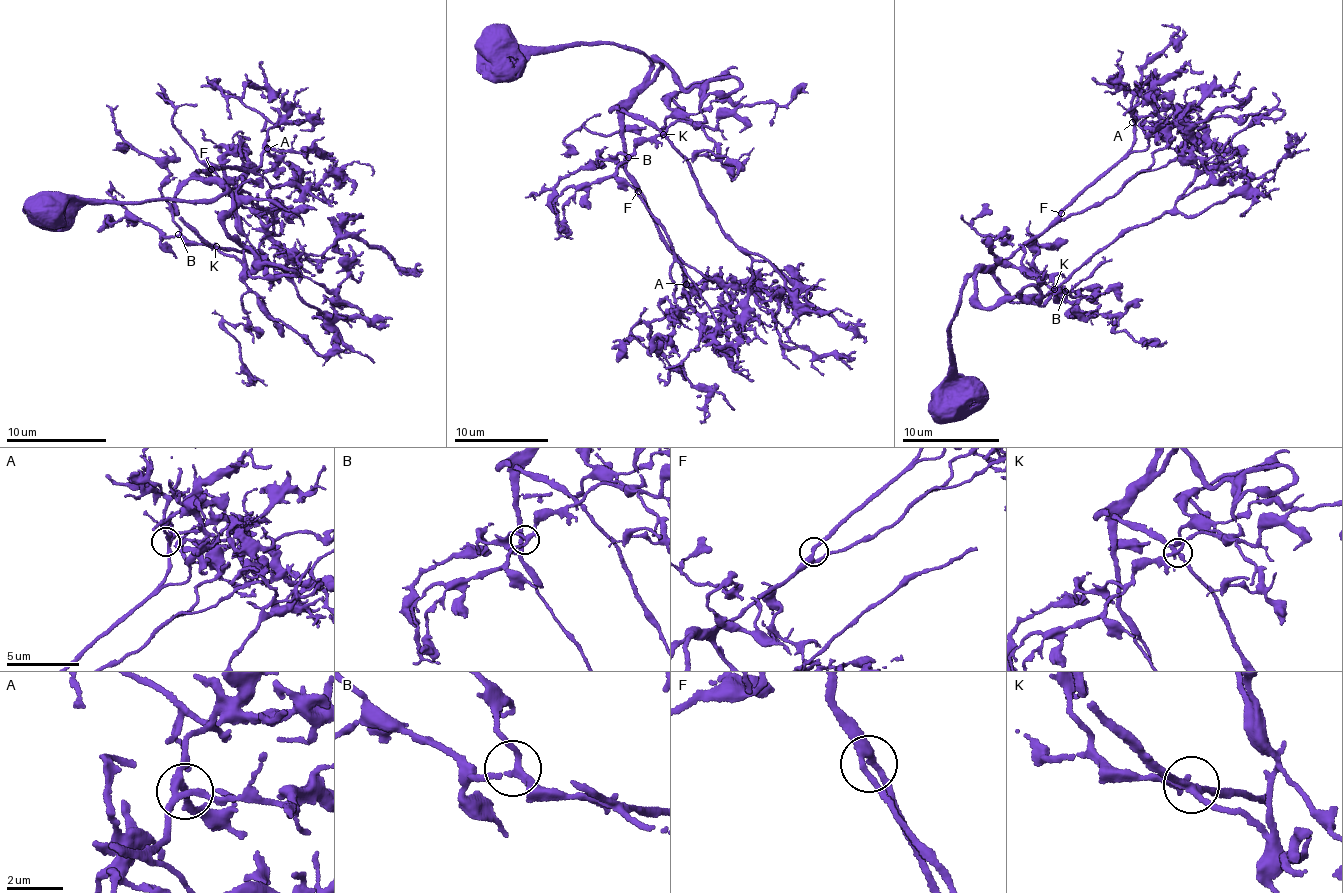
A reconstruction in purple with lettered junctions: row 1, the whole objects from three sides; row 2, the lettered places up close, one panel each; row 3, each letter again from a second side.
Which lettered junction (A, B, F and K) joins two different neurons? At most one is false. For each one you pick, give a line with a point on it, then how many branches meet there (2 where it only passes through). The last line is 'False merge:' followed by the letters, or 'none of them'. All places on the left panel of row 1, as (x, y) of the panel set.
False merge: none of them

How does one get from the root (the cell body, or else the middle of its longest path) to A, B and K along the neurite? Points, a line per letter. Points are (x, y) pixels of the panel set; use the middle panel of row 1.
A: (612, 109), (621, 121), (624, 162), (673, 248), (686, 284)
B: (612, 109), (613, 106), (642, 116), (659, 131), (648, 139), (643, 138), (628, 157)
K: (612, 109), (613, 106), (647, 117), (663, 135)

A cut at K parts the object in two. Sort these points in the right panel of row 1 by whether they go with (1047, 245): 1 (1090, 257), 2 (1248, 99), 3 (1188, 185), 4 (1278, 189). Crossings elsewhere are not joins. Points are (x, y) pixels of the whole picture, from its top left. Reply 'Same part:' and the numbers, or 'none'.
Same part: none

